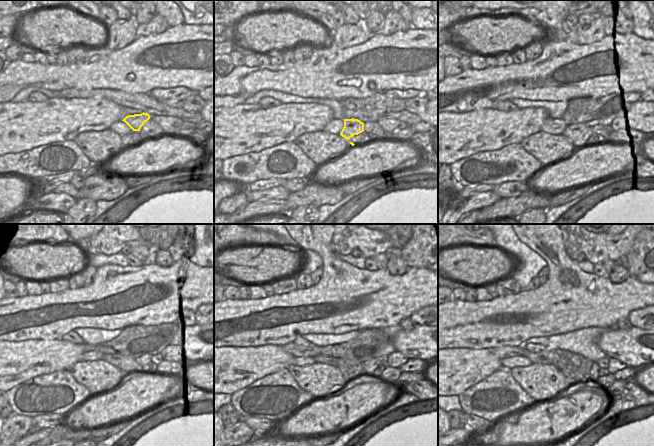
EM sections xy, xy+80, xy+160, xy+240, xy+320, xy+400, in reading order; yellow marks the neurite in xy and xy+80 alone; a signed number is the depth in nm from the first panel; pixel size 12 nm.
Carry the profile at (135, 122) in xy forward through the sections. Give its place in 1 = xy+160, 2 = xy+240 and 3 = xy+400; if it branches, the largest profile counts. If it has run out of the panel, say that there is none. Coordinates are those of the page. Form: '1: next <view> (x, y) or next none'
1: next xy+160 (578, 133)
2: next xy+240 (123, 362)
3: next xy+400 (535, 358)

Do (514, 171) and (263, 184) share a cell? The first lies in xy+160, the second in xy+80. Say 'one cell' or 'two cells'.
two cells

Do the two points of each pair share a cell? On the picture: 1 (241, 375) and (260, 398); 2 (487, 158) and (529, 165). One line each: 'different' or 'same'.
1: different
2: same

